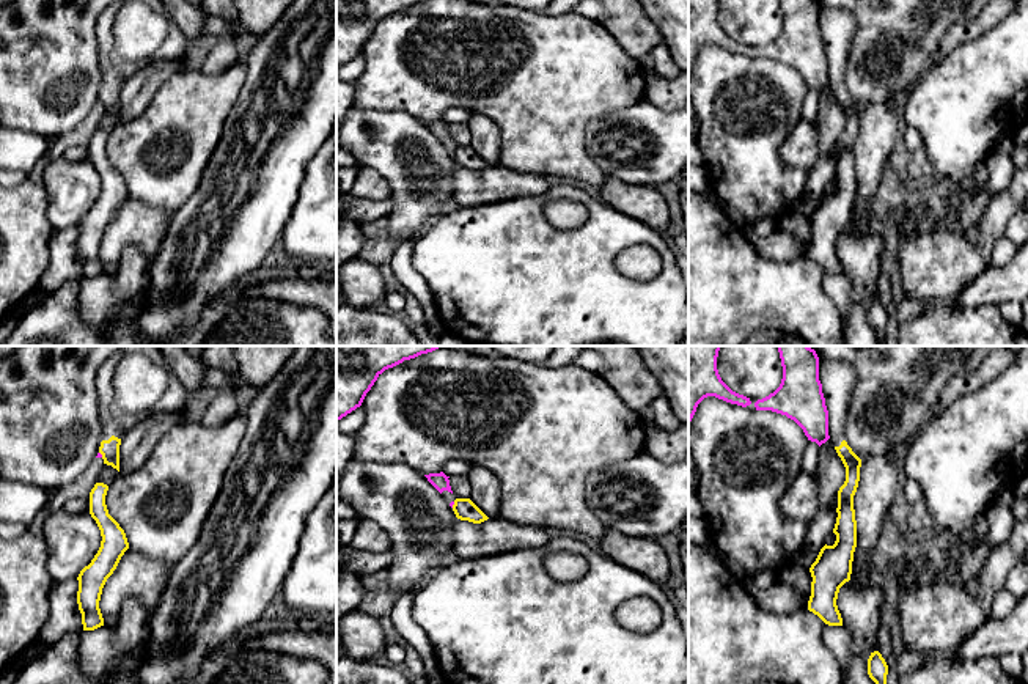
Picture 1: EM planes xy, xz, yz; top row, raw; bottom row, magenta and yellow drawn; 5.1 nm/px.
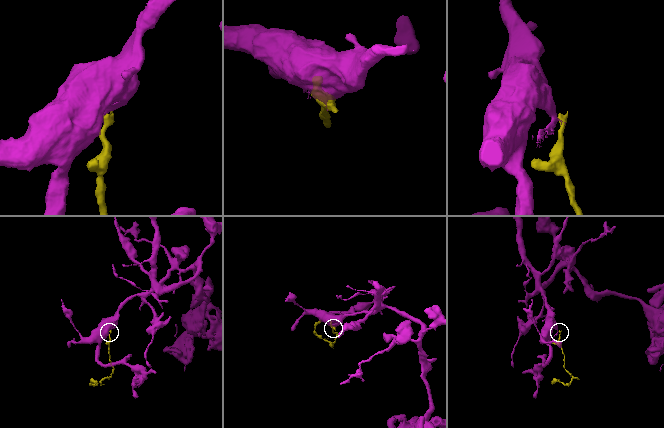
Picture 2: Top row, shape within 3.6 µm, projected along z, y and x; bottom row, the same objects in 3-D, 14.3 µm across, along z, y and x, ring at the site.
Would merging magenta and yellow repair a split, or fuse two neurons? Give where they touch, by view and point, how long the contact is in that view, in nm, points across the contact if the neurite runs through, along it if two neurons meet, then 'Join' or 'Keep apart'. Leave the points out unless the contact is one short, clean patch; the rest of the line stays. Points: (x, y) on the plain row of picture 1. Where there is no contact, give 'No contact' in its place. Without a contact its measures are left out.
Touches magenta at xz (453, 151). Shared border 40 nm. Boundary: xz (455, 150), (451, 154). Keep apart

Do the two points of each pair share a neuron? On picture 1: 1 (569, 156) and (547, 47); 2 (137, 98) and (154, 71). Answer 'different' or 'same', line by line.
1: same
2: same

